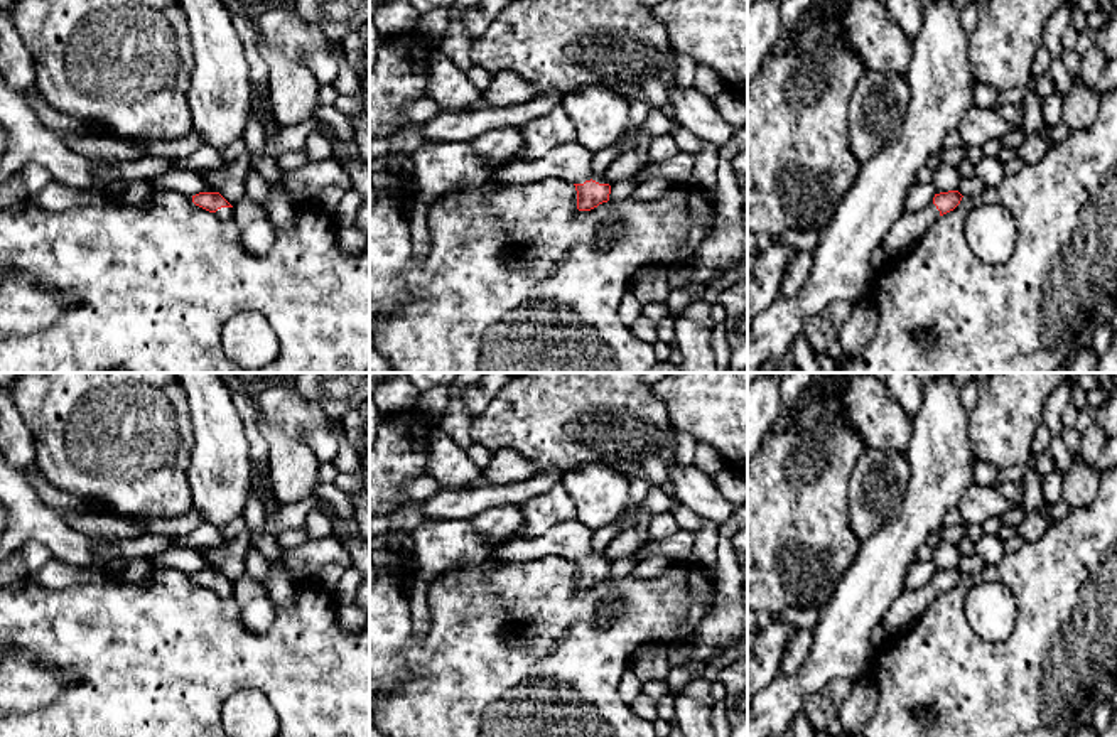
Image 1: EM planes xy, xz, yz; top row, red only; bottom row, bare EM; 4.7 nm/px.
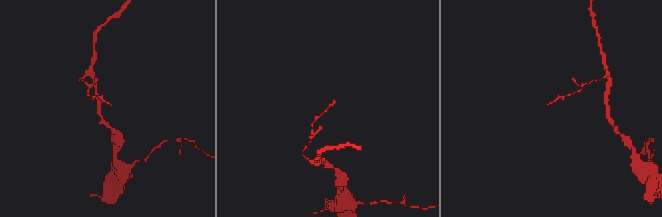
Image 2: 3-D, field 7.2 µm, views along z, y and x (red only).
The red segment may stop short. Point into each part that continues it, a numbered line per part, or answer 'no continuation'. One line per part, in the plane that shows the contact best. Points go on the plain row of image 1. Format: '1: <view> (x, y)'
1: xz (571, 540)

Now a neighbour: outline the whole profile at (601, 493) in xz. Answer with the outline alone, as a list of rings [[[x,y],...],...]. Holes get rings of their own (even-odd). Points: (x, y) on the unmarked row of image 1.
[[[606,464],[569,471],[562,484],[577,506],[577,519],[592,531],[616,521],[629,506],[629,479]]]

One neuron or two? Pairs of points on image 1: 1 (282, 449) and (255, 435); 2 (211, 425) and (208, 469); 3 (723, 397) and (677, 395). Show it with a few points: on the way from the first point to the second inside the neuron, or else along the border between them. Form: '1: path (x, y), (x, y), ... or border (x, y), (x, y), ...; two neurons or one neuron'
1: border (257, 407), (257, 425), (267, 442), (272, 481); two neurons
2: path (211, 435), (211, 459); one neuron
3: path (711, 397), (689, 397); one neuron

